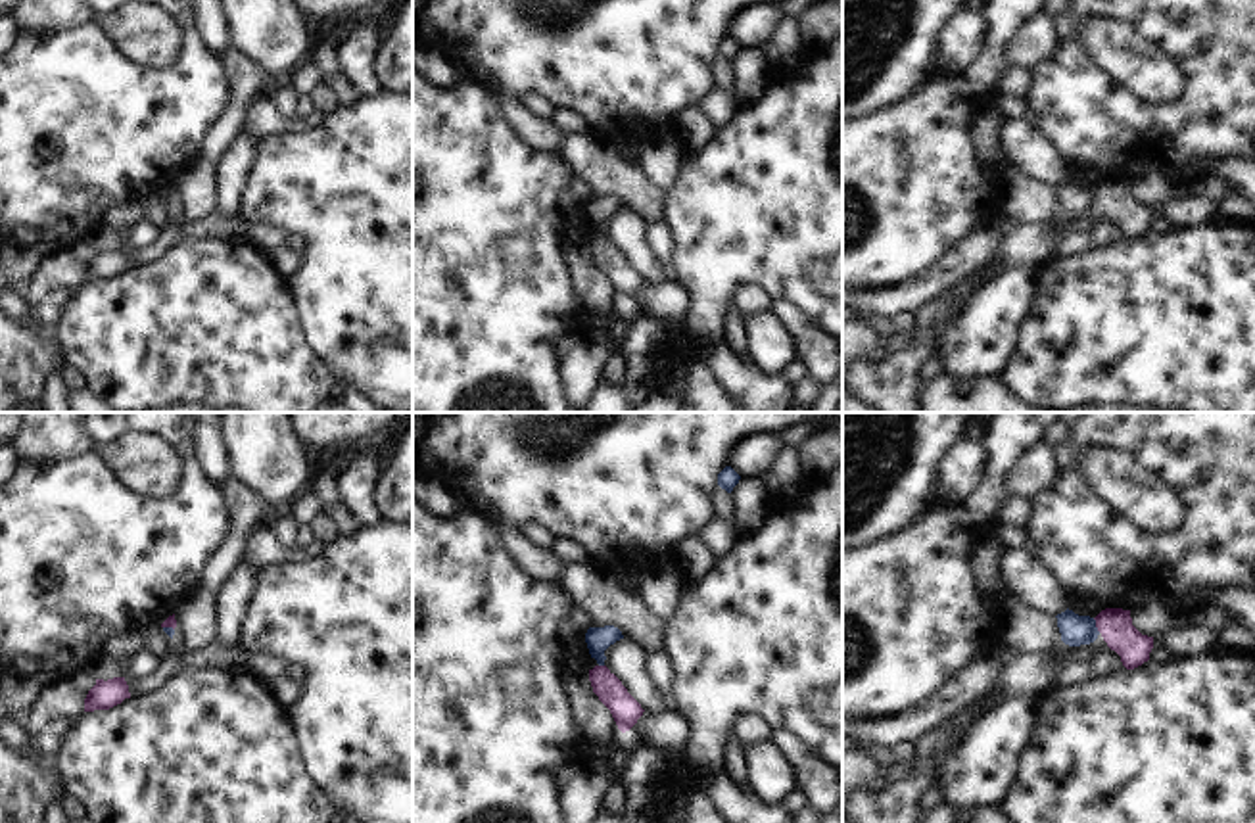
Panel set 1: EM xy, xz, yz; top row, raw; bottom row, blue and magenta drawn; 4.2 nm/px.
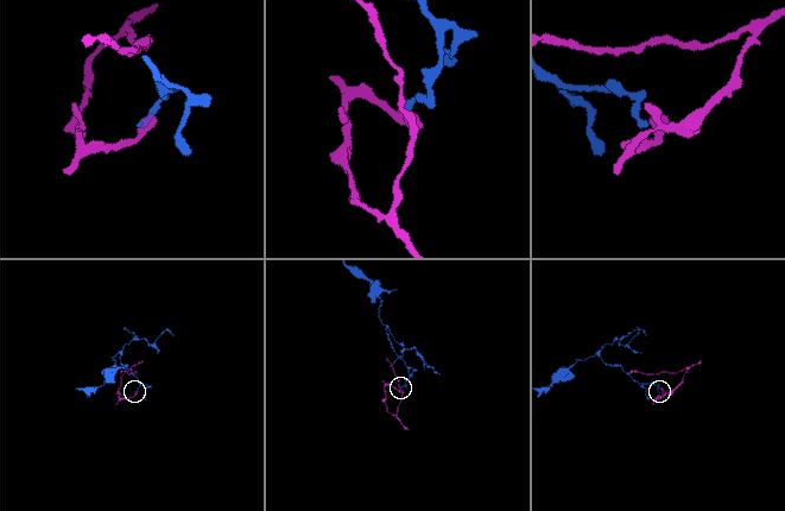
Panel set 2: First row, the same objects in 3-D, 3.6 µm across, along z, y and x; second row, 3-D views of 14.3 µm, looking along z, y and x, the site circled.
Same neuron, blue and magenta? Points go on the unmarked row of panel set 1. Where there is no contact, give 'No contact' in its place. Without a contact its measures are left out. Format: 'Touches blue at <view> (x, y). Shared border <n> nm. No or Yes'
Touches blue at yz (1094, 196). Shared border 70 nm. No.

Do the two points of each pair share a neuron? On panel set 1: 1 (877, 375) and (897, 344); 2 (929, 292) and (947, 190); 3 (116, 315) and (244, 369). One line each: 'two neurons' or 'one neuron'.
1: two neurons
2: two neurons
3: one neuron

